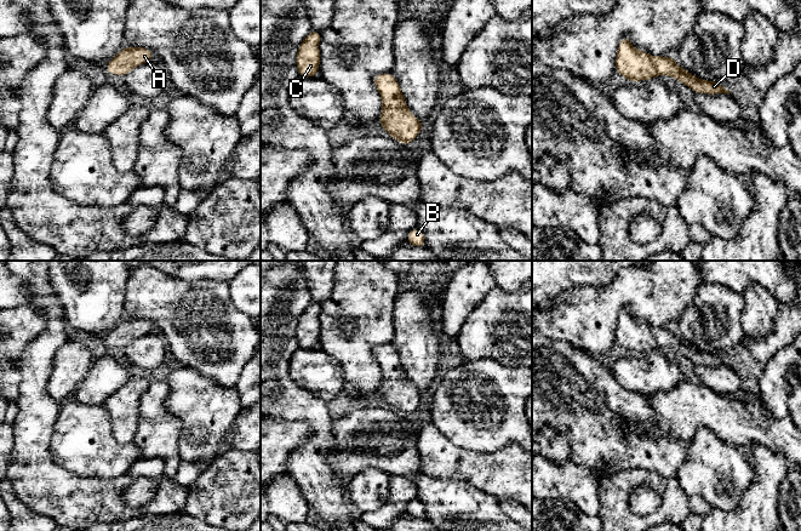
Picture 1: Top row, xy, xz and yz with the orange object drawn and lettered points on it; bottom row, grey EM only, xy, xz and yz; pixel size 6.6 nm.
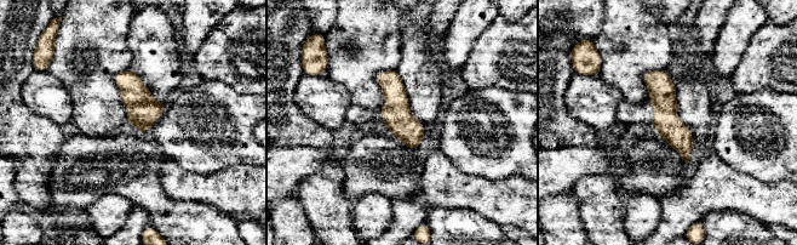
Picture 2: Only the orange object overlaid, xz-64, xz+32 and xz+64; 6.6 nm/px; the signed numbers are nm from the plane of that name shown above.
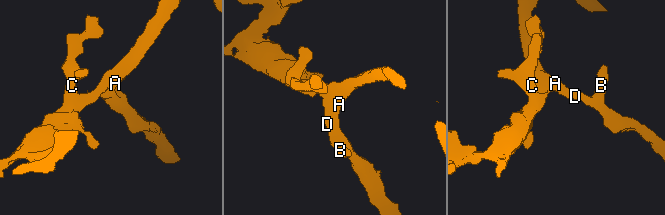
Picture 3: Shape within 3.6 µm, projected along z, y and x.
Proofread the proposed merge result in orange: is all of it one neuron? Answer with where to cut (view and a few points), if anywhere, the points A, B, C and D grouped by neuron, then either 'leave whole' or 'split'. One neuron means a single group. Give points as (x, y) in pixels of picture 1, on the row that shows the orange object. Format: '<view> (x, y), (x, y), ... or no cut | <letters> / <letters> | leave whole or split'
no cut | A B C D | leave whole

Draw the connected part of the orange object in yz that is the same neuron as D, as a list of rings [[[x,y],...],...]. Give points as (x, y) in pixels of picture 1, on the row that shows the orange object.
[[[624,36],[619,41],[616,56],[616,72],[628,81],[651,80],[654,76],[668,75],[688,86],[696,93],[717,95],[727,93],[719,81],[702,80],[677,65],[671,56],[651,56],[637,50],[630,40]]]

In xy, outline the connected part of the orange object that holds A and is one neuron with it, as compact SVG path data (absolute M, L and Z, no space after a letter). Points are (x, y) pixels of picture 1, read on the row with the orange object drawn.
M124 47L113 58L108 61L105 73L118 76L127 75L135 67L149 62L155 58L149 48L144 47Z

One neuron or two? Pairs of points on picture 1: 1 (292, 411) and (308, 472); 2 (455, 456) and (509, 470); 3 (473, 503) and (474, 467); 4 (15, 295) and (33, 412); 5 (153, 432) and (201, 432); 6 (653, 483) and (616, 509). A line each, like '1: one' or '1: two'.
1: one
2: one
3: two
4: two
5: two
6: one

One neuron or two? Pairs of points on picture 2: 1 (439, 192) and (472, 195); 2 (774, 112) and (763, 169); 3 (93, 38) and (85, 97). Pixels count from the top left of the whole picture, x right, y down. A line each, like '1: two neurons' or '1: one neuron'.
1: one neuron
2: one neuron
3: one neuron

